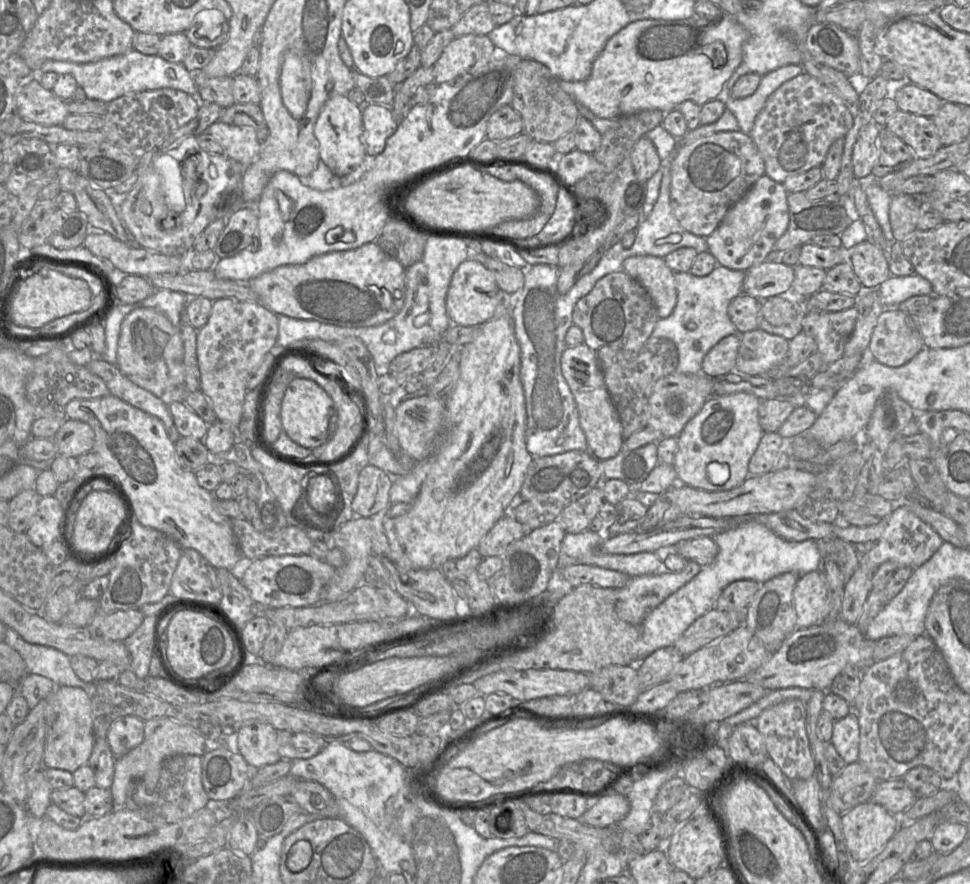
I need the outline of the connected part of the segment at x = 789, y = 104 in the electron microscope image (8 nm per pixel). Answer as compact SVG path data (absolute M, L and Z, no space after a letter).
M803 72L783 83L768 97L749 135L764 160L765 174L783 183L788 177L821 167L831 144L846 136L853 120L853 111L839 96Z

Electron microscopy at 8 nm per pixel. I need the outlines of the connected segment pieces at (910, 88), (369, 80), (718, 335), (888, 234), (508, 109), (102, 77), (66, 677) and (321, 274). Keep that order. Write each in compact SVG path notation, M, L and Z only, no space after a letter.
M915 84L893 88L892 96L899 110L925 117L933 117L943 104L938 96Z
M355 64L353 68L349 69L352 73L355 86L358 87L364 95L365 102L367 102L368 104L378 104L386 107L391 107L392 110L392 103L394 99L394 85L388 80L386 76L369 77L358 71Z
M721 265L704 277L694 276L690 272L674 273L677 304L669 317L657 321L650 337L669 339L676 344L679 362L675 373L702 374L702 362L706 354L723 338L738 334L728 315L728 306L743 293L745 273Z
M872 174L859 180L866 194L868 203L883 231L885 239L889 244L897 242L893 236L889 218L892 193L884 190L879 185L878 178Z
M505 105L490 116L487 123L486 138L499 142L523 132L524 126L521 116L511 105Z
M135 49L122 55L89 63L48 60L39 69L39 73L44 72L72 75L78 86L85 91L87 99L99 100L106 104L125 95L163 88L181 90L199 100L195 75L189 72L182 63L168 62L158 54L145 55Z
M7 628L4 642L16 650L27 666L27 674L49 678L57 687L80 687L89 695L89 683L82 681L70 664L70 657L63 652L44 645L31 644L16 631Z
M374 241L353 250L318 255L303 264L279 266L251 279L249 285L257 294L258 301L276 315L340 327L369 327L385 323L403 307L406 297L405 269Z

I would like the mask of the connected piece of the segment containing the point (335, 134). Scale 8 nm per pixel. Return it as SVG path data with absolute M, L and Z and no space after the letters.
M335 95L328 99L314 126L314 135L319 143L320 161L337 177L345 177L355 171L366 155L363 144L361 108L346 95Z

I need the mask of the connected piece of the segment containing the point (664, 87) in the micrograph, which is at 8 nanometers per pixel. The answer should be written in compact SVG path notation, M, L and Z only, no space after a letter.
M695 13L682 20L634 21L607 41L595 59L587 80L559 83L577 104L583 105L595 116L605 119L615 119L643 110L660 110L667 113L684 101L692 101L702 106L710 100L719 99L724 84L742 62L743 45L747 37L745 28L733 16L727 14L716 20L704 19Z

